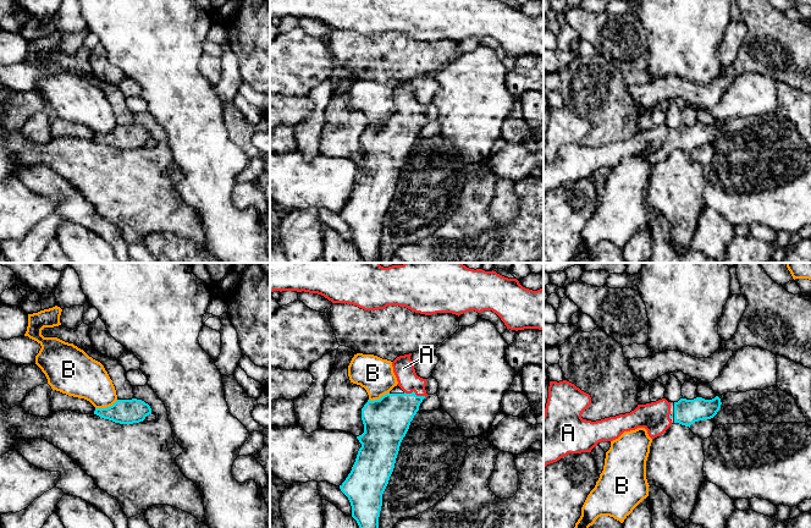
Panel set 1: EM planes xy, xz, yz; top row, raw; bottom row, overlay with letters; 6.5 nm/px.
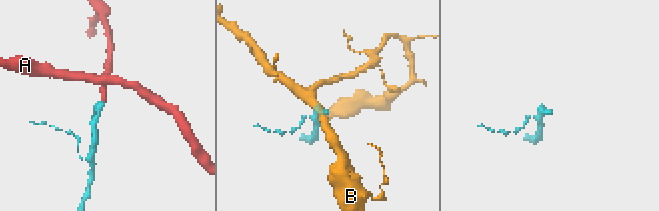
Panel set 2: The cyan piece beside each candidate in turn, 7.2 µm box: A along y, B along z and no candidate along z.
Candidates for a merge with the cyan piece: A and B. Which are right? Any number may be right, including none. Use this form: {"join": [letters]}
{"join": ["A"]}

